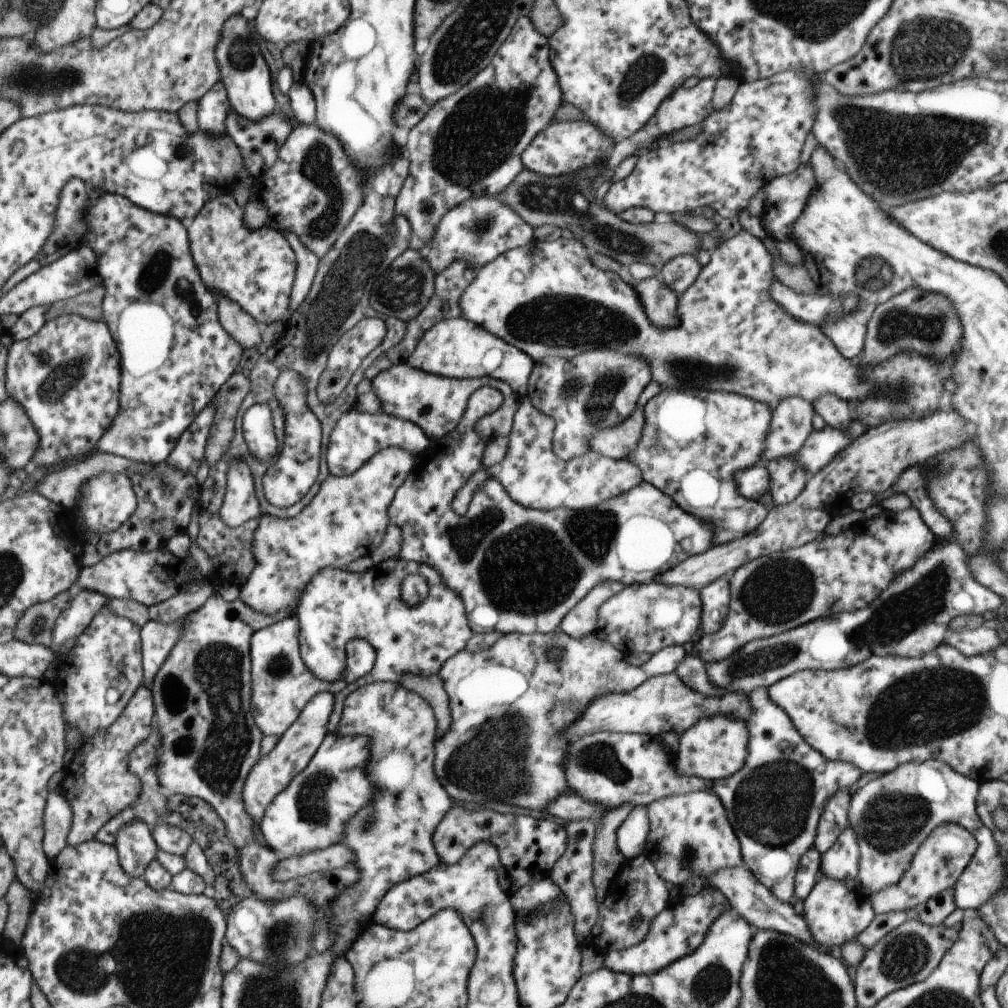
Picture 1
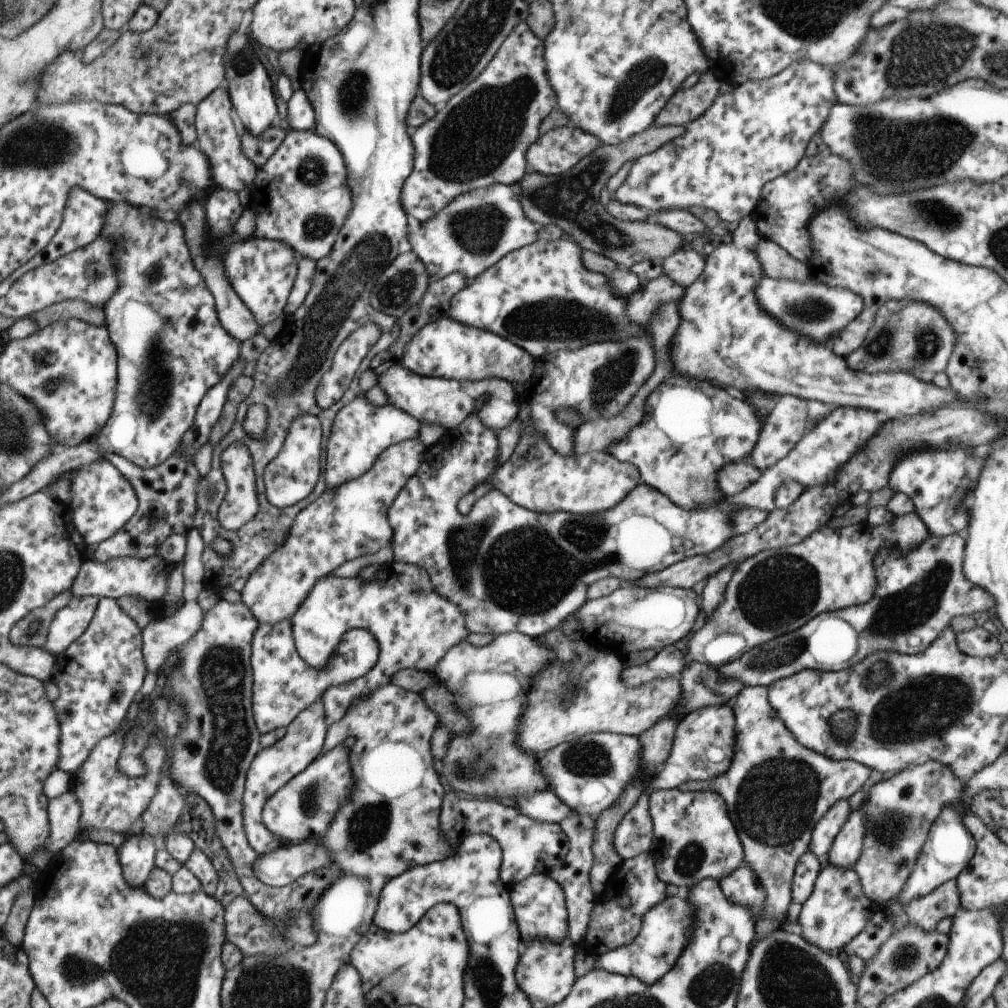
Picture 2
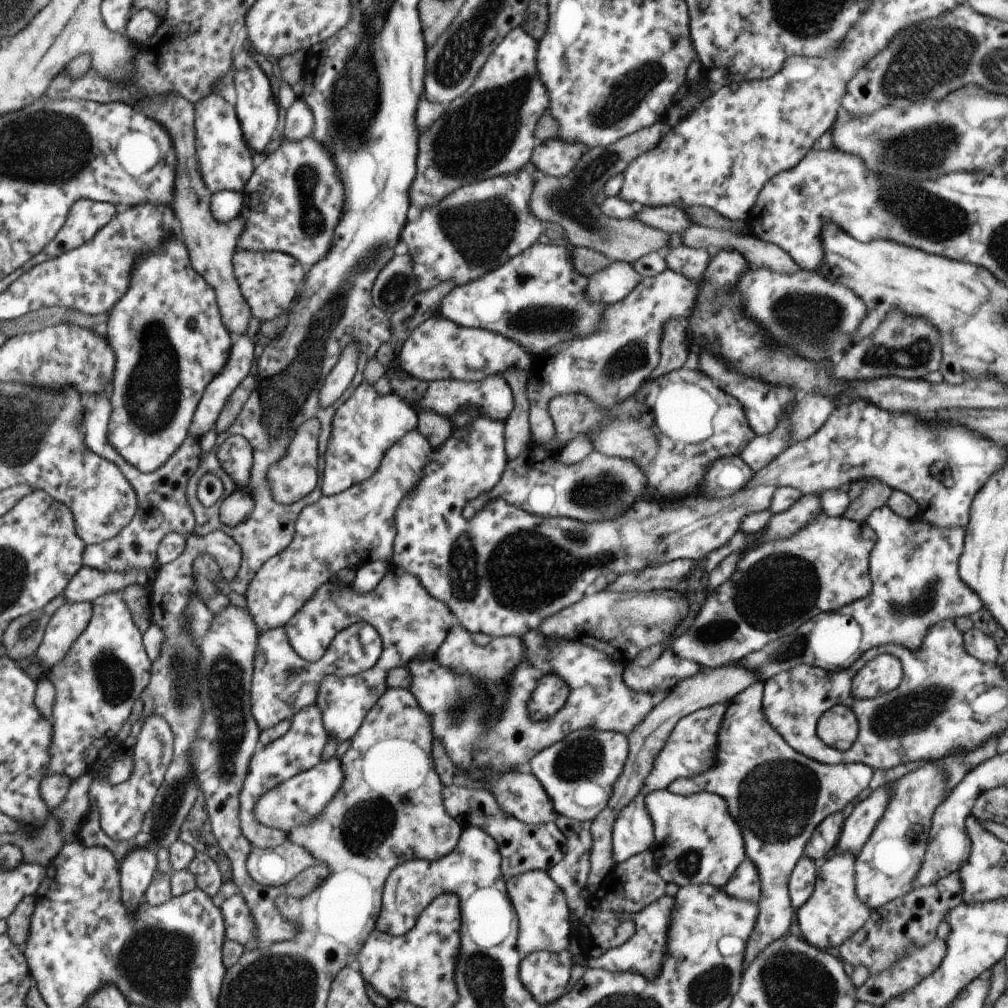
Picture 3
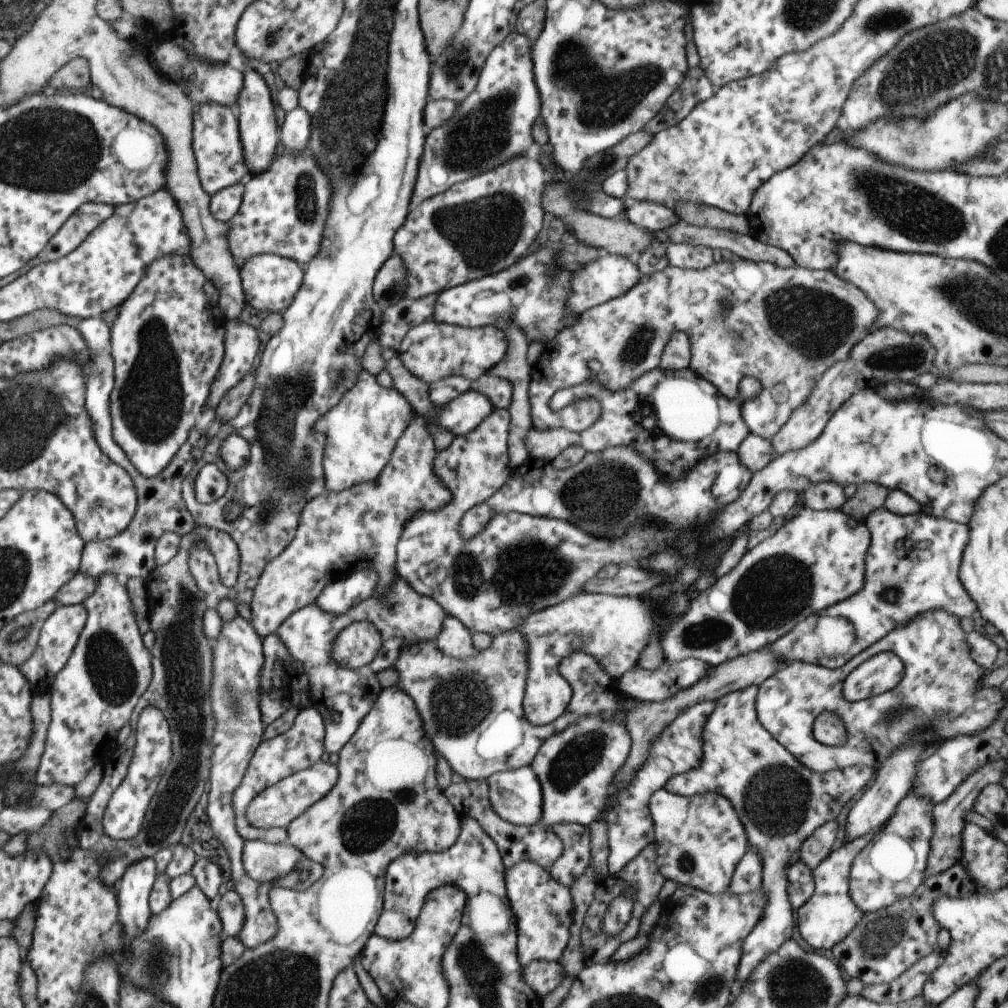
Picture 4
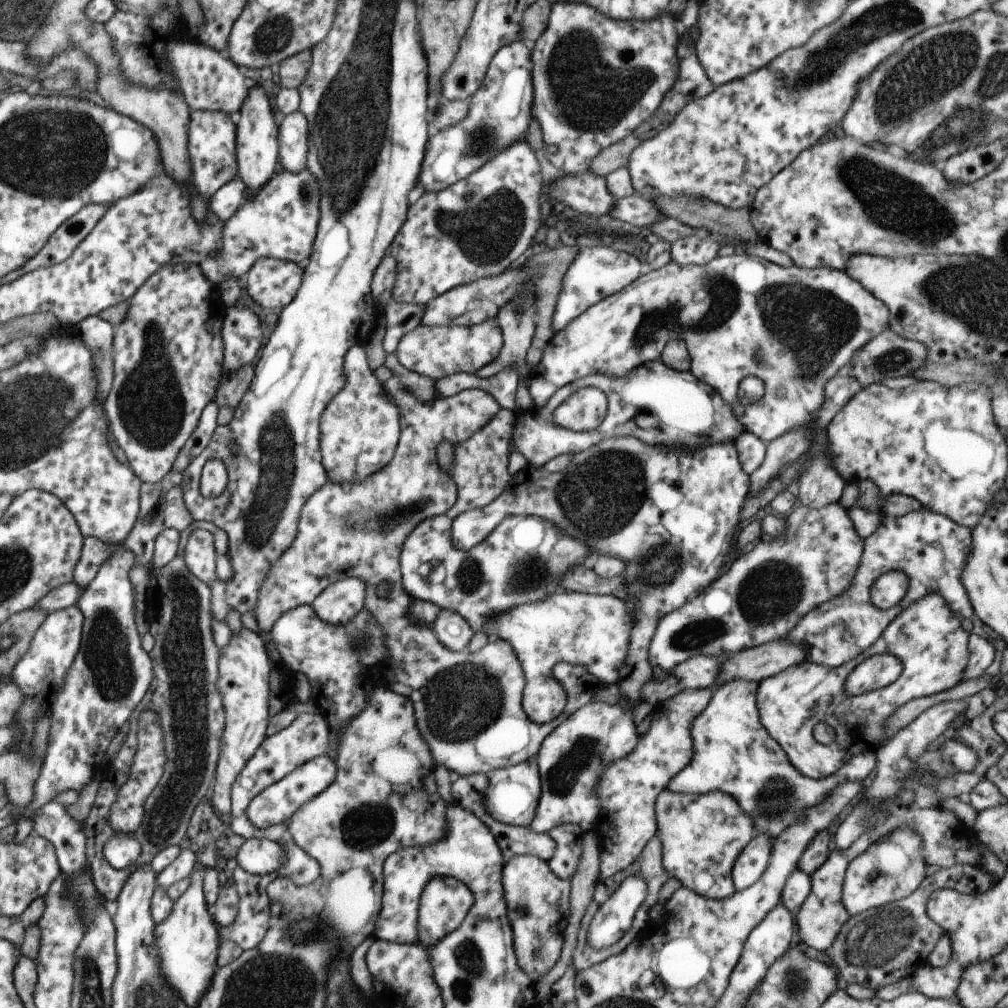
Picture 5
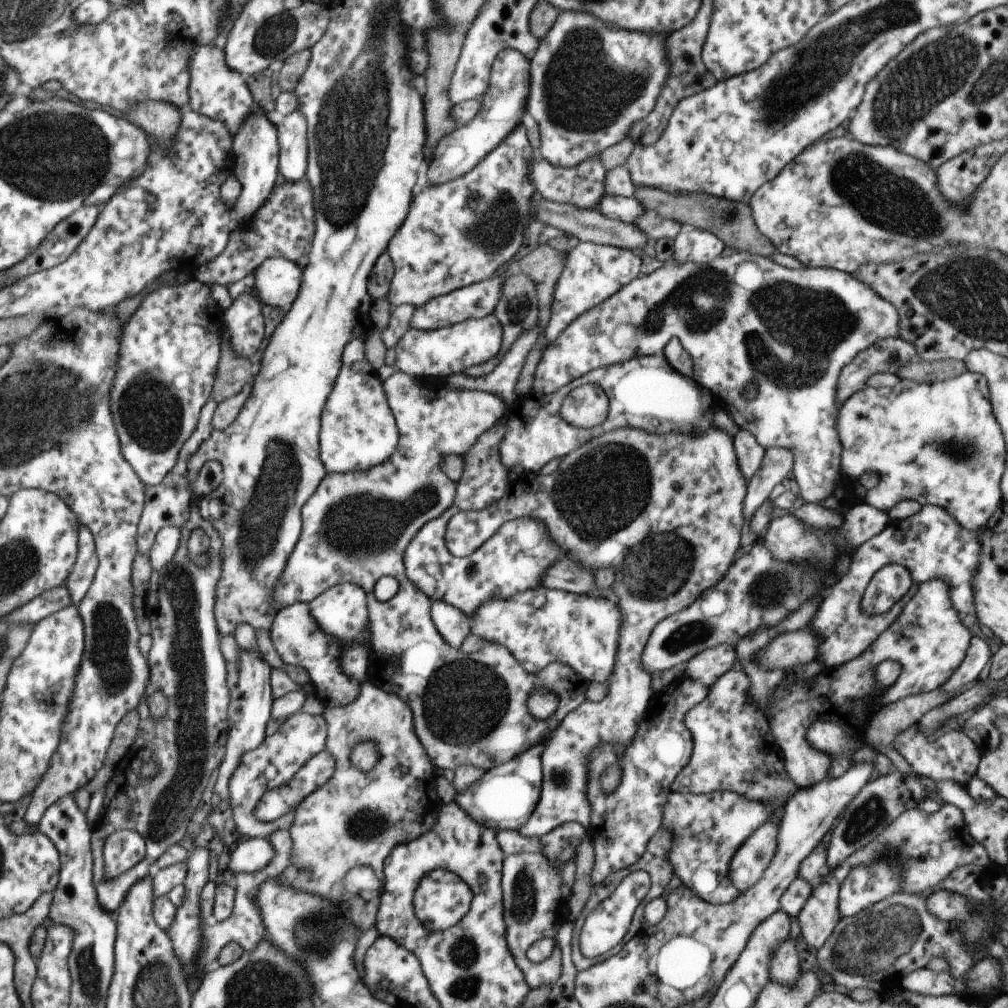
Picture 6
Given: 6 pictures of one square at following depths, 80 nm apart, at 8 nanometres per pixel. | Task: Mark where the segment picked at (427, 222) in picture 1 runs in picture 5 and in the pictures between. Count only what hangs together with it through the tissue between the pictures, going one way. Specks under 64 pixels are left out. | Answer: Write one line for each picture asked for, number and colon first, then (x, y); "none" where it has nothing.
2: (477, 138)
3: (488, 131)
4: (491, 125)
5: (499, 110)

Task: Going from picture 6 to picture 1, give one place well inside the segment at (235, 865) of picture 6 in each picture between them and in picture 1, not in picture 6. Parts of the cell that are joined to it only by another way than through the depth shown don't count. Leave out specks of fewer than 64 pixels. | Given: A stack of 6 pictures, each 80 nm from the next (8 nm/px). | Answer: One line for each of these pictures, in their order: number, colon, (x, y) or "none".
1: (336, 856)
2: (287, 863)
3: (272, 867)
4: (266, 863)
5: (255, 856)

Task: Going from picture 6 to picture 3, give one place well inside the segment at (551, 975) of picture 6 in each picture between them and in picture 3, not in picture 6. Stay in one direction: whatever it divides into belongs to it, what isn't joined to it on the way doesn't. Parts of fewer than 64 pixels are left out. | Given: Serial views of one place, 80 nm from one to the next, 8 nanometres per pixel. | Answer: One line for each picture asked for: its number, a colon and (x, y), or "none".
3: (540, 906)
4: (542, 907)
5: (536, 908)

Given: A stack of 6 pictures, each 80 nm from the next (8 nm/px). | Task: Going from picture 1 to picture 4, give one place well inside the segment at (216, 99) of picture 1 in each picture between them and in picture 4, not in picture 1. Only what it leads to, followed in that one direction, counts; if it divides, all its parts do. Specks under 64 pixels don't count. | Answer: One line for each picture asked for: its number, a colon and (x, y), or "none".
2: (216, 128)
3: (225, 163)
4: (216, 146)

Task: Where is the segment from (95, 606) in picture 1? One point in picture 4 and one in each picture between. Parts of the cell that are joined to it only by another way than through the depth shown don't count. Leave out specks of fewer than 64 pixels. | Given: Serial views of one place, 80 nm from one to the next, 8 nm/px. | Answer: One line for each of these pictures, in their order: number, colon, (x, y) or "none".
2: (68, 623)
3: (70, 619)
4: (58, 634)

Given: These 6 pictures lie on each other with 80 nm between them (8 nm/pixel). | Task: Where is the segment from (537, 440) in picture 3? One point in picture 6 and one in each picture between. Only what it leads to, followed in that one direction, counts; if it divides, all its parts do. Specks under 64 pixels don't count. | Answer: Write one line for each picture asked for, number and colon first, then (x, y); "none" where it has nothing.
4: (784, 327)
5: (793, 328)
6: (742, 317)

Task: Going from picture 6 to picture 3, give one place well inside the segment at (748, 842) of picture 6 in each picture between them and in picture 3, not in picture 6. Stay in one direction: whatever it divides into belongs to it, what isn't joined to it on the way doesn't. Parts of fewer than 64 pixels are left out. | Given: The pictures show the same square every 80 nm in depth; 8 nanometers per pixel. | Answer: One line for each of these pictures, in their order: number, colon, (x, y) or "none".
3: (743, 885)
4: (746, 876)
5: (751, 862)

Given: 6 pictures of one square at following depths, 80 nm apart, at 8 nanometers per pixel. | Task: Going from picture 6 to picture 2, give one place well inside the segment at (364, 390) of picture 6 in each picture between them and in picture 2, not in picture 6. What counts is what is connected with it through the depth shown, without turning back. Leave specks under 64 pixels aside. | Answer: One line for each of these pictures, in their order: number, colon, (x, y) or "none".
2: (360, 431)
3: (366, 424)
4: (361, 430)
5: (358, 430)

